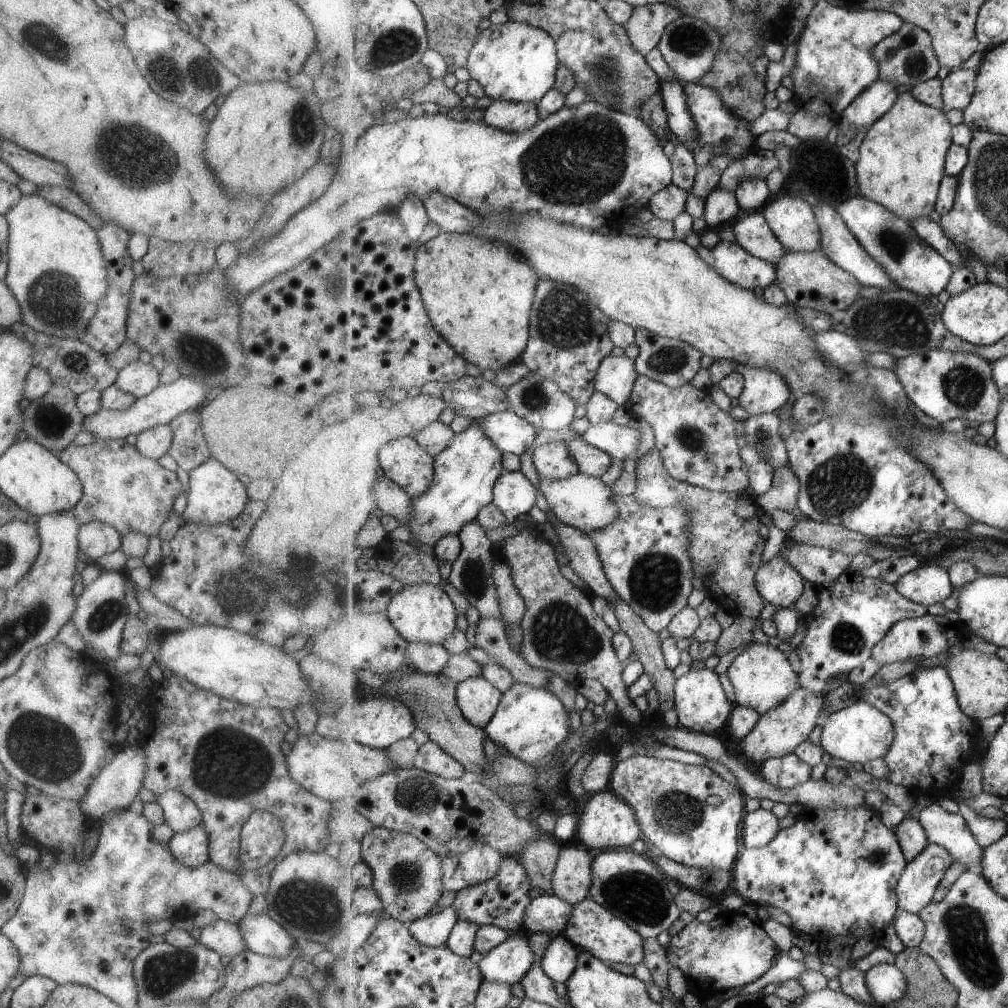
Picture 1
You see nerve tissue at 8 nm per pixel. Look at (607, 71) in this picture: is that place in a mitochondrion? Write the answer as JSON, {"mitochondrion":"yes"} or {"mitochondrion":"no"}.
{"mitochondrion":"yes"}

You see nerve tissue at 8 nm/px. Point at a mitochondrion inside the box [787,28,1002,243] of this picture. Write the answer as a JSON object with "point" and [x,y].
{"point":[904,54]}

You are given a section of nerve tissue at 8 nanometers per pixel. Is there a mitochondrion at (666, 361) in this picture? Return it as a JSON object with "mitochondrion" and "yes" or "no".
{"mitochondrion":"yes"}

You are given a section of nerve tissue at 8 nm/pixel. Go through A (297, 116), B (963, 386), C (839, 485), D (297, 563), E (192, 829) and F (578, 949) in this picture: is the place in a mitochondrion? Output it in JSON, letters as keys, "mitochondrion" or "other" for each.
{"A":"mitochondrion","B":"mitochondrion","C":"mitochondrion","D":"mitochondrion","E":"other","F":"other"}

